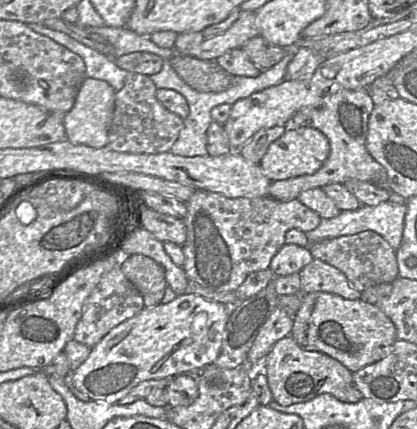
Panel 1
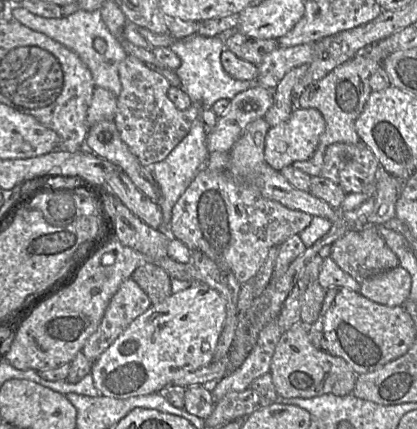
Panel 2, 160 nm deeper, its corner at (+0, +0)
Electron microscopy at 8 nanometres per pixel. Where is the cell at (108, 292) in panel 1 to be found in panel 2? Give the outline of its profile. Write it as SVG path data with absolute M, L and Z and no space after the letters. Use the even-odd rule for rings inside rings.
M132 279L124 280L112 296L97 329L86 340L82 352L92 362L116 340L116 338L152 305L148 295Z

